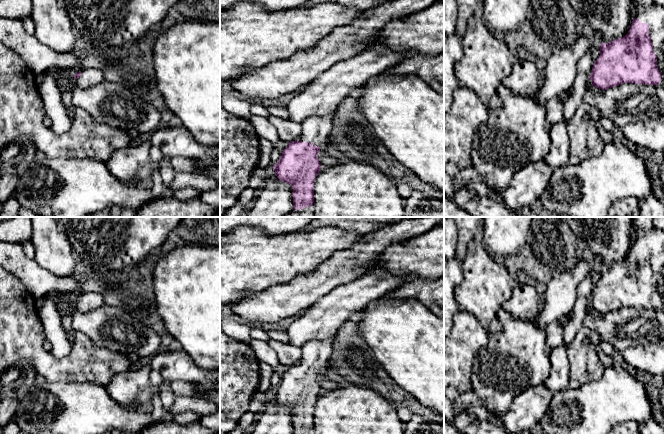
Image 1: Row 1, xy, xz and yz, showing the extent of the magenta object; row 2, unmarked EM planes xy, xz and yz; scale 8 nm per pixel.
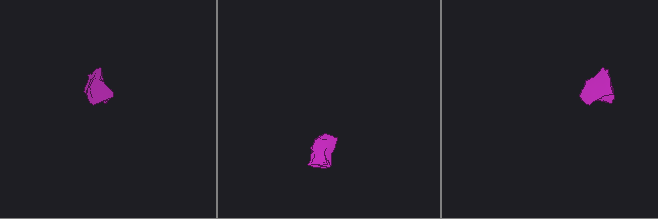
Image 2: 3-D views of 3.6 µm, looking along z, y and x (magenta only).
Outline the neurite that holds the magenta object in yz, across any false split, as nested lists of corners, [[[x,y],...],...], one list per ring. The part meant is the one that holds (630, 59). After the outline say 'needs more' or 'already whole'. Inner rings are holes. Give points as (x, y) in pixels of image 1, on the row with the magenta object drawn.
[[[657,4],[645,8],[636,19],[632,21],[628,33],[609,43],[600,44],[600,56],[594,62],[590,74],[589,86],[602,90],[619,86],[623,83],[645,85],[660,85],[664,88],[664,7]]]; needs more

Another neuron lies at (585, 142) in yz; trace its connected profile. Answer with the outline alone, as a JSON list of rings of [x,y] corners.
[[[582,101],[574,116],[569,120],[569,165],[577,165],[591,157],[599,156],[605,147],[605,142],[599,135],[595,122],[588,122],[583,117],[591,114],[591,106]]]

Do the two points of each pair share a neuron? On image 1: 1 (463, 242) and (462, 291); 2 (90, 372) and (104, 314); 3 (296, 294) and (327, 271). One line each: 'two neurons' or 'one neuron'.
1: two neurons
2: two neurons
3: one neuron

